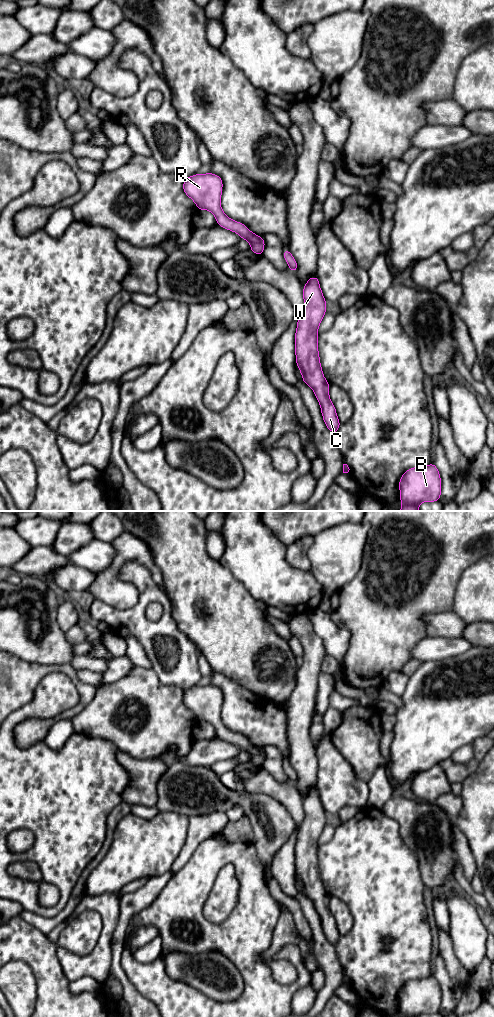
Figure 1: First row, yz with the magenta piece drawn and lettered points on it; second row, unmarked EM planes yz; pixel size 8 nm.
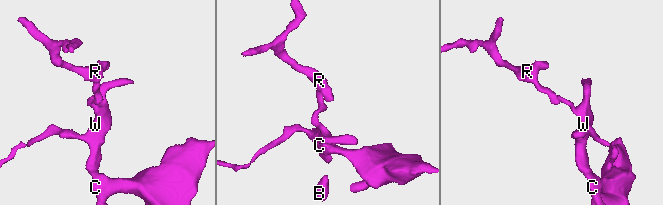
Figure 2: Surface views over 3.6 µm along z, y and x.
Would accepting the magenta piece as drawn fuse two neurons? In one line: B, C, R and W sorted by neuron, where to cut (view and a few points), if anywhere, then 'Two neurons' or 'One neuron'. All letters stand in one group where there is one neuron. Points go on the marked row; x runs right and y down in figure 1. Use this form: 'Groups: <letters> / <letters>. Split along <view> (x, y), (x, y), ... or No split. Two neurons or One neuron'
Groups: B C W / R. Split along yz (260, 237), (264, 245). Two neurons

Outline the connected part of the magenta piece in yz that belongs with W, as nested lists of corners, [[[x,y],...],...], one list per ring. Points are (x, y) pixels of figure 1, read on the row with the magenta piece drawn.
[[[317,276],[309,278],[303,286],[303,298],[304,306],[295,332],[296,364],[302,380],[314,391],[326,427],[336,434],[341,424],[329,397],[330,384],[322,372],[317,344],[318,327],[326,313],[326,300]]]

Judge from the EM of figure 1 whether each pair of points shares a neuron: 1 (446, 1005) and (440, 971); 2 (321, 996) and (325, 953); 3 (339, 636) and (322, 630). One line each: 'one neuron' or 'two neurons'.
1: one neuron
2: one neuron
3: one neuron

